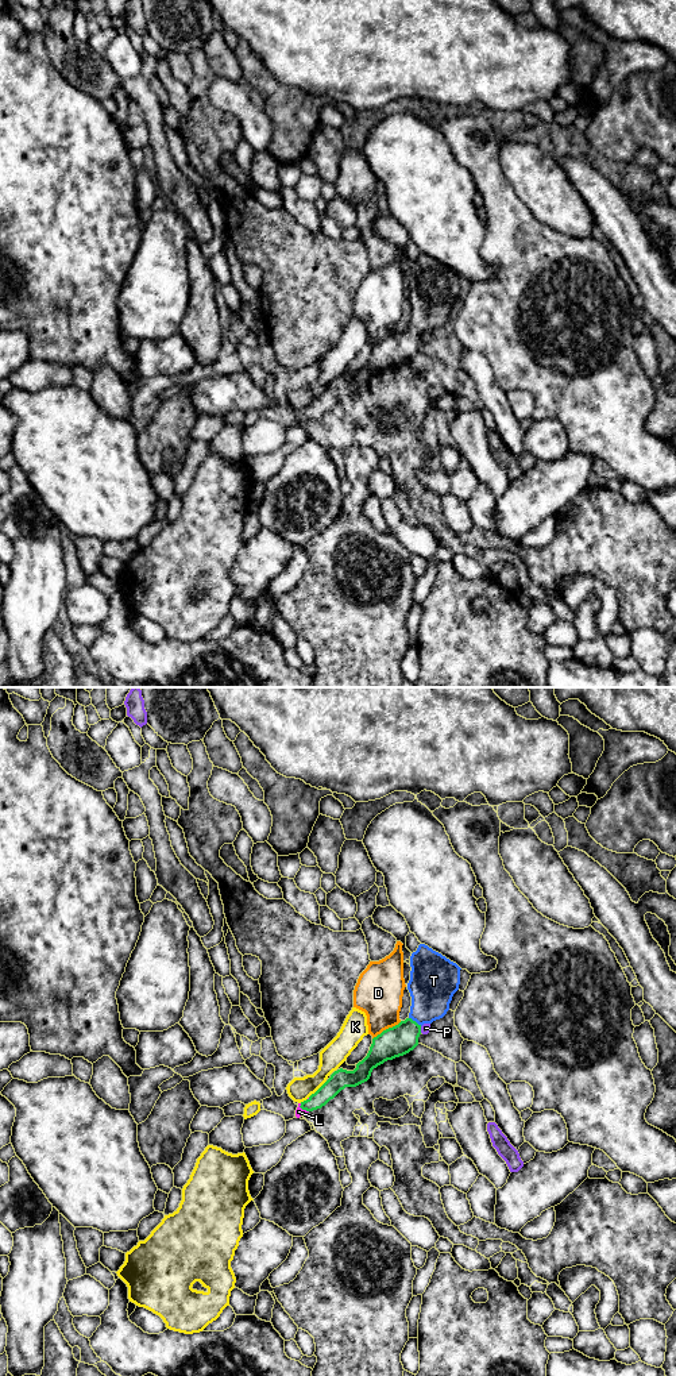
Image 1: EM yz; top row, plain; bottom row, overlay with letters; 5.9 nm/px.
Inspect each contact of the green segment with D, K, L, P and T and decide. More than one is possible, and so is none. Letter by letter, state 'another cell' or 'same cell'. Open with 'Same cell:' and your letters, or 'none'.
Same cell: L, T
D: another cell
K: another cell
L: same cell
P: another cell
T: same cell

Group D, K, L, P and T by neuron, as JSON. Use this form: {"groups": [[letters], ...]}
{"groups": [["D"], ["K"], ["L", "T"], ["P"]]}

